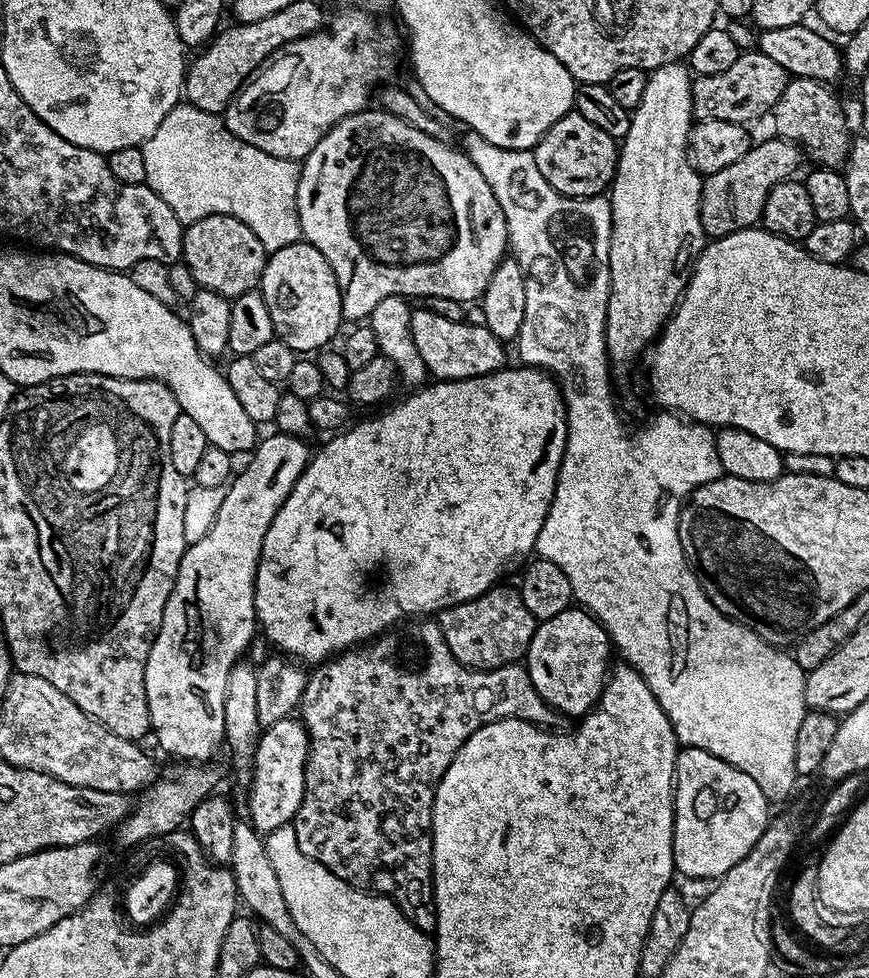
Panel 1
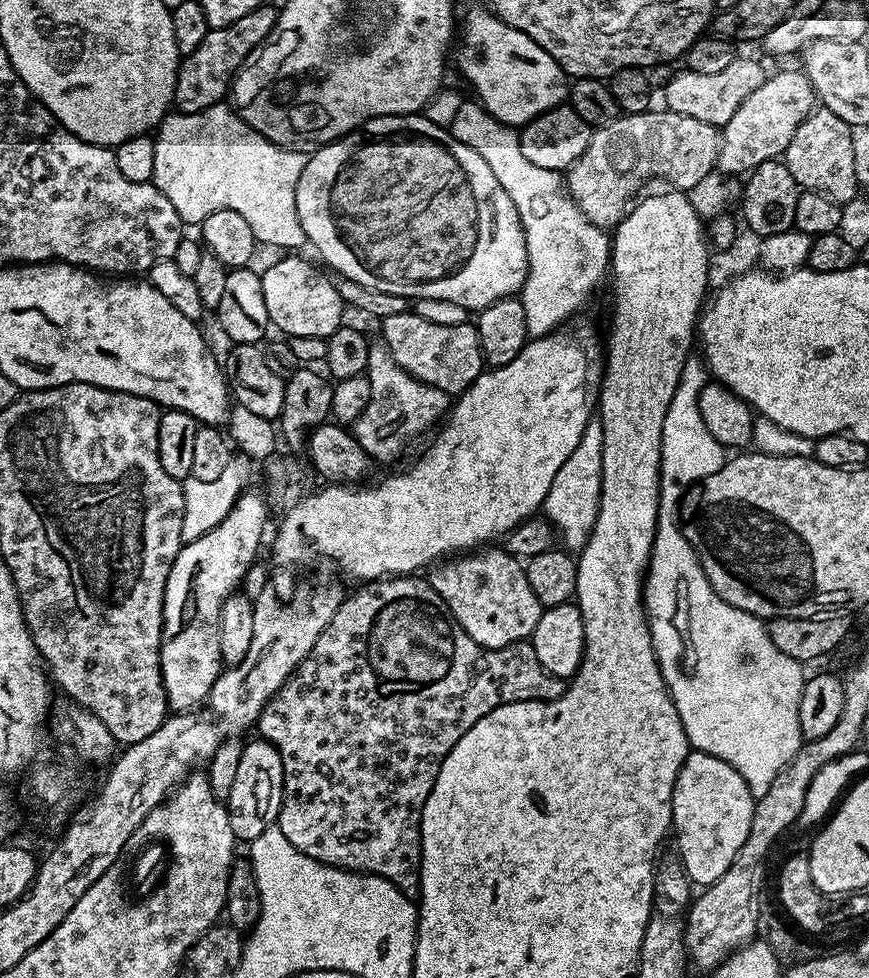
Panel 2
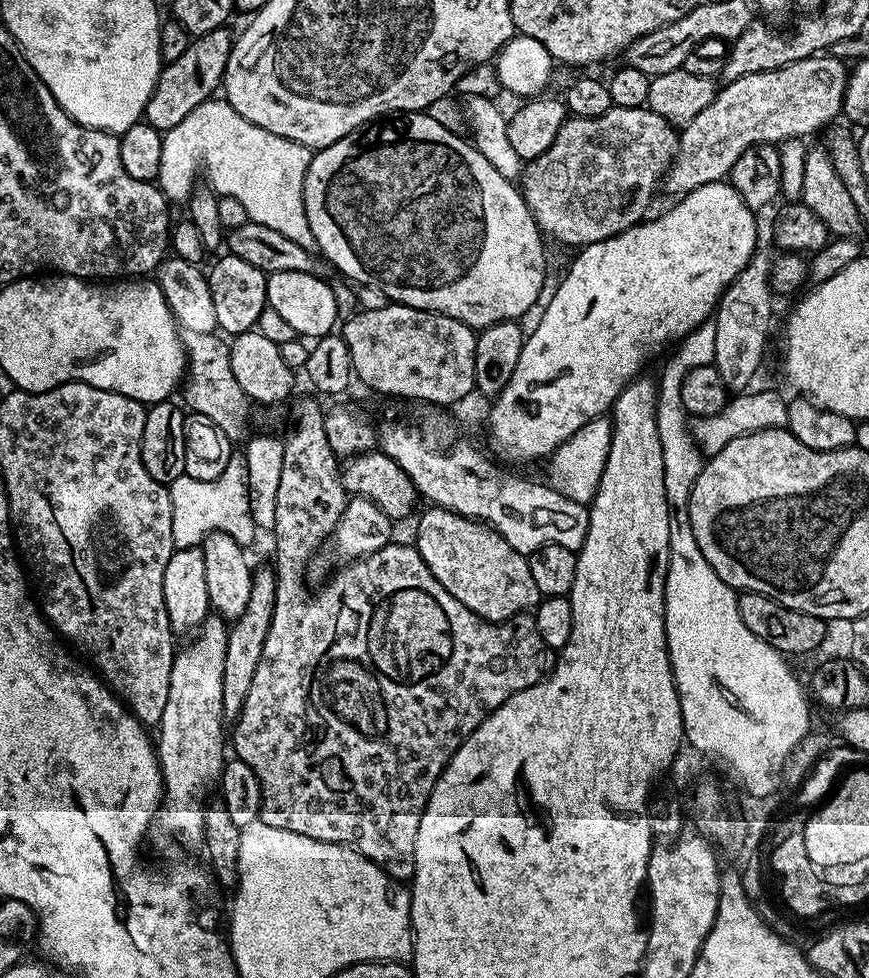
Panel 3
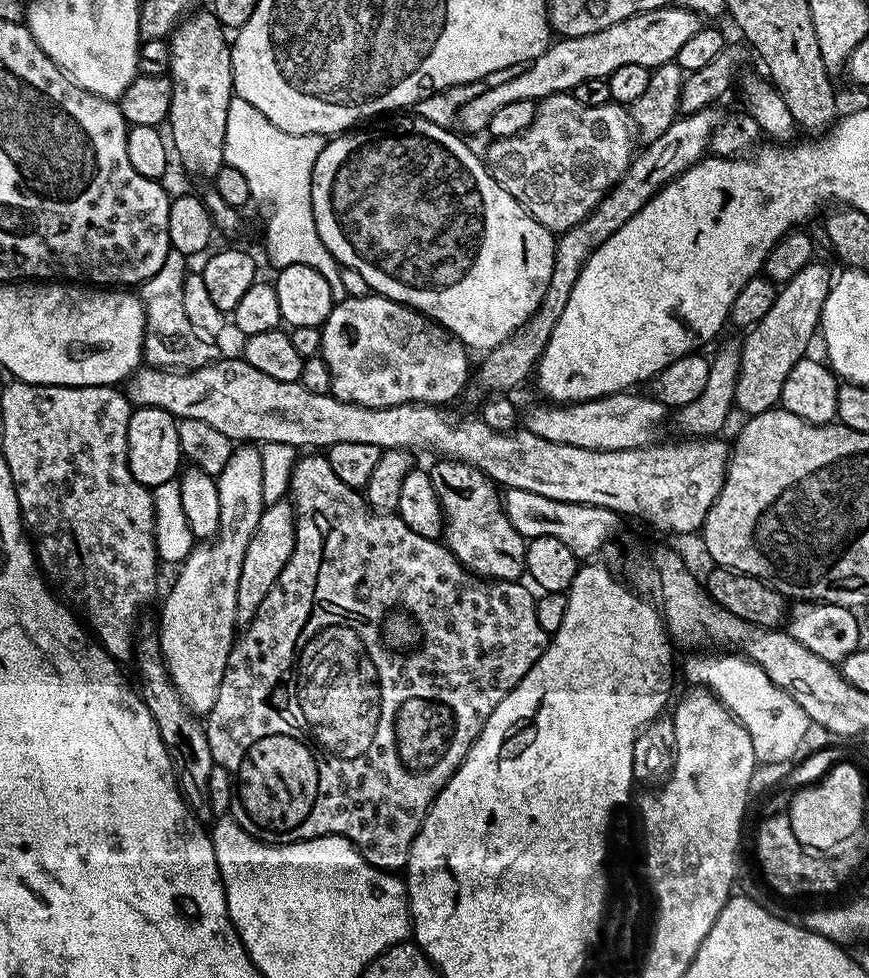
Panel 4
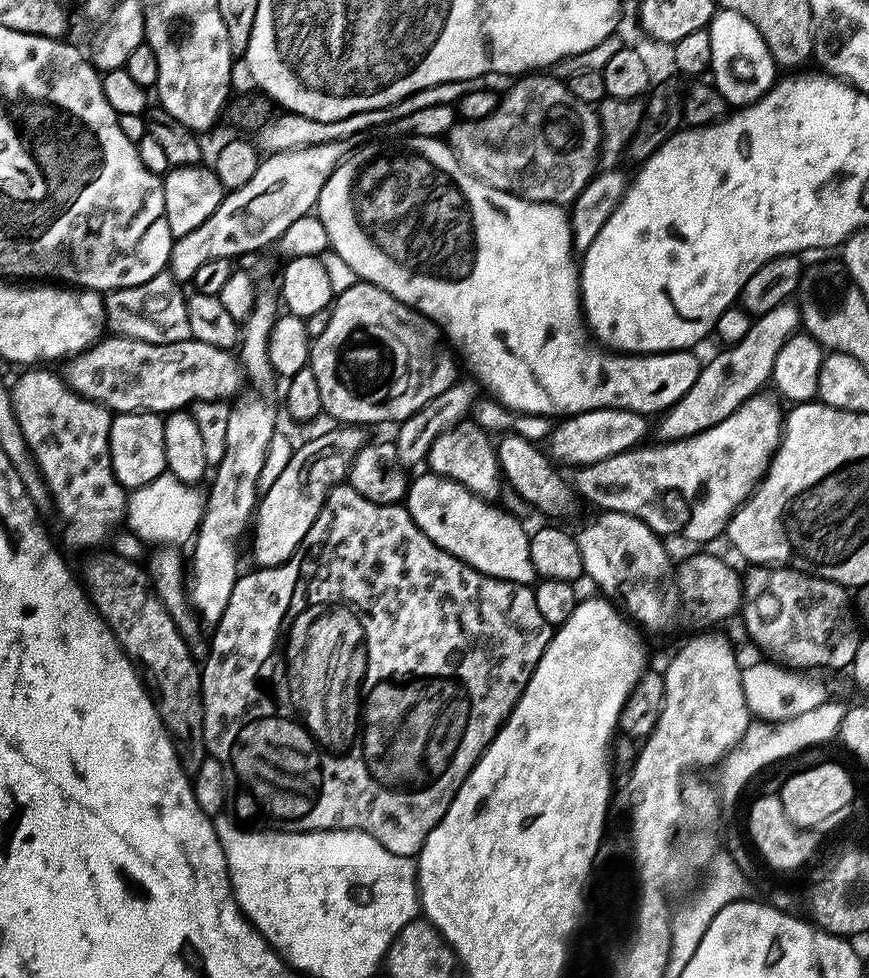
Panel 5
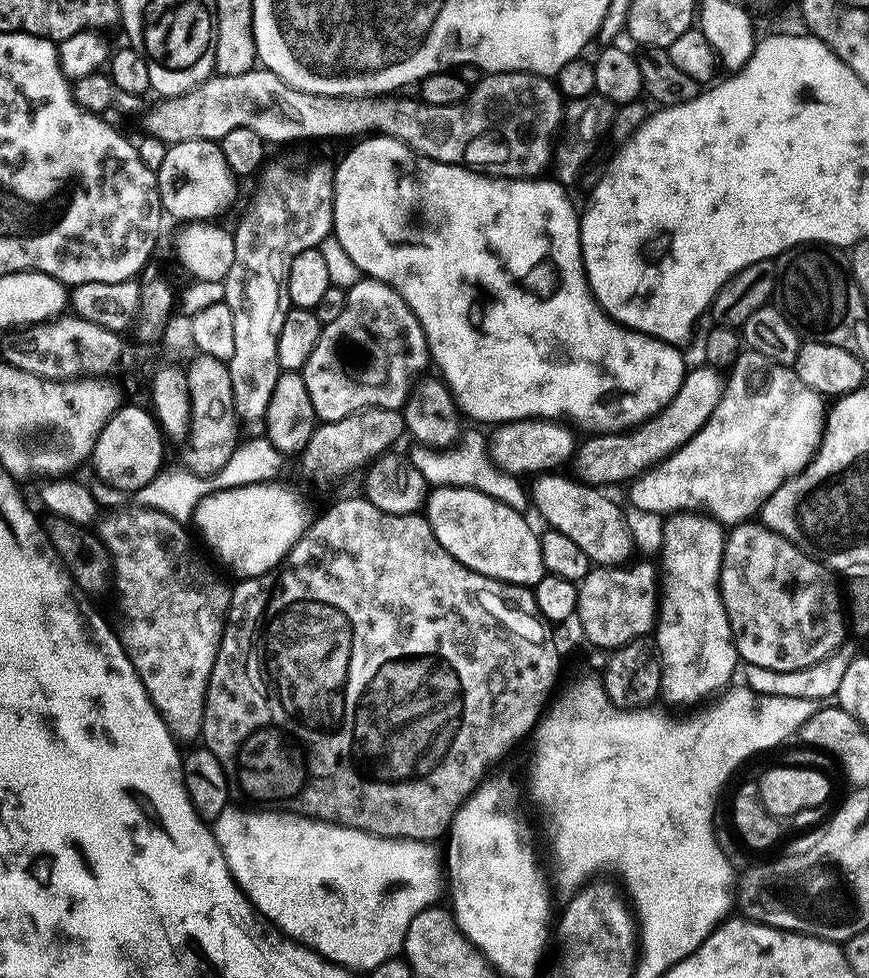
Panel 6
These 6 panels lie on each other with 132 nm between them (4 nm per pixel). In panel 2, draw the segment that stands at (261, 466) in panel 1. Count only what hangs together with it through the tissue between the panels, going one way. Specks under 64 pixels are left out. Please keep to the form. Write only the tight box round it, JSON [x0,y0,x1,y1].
[160,490,268,714]

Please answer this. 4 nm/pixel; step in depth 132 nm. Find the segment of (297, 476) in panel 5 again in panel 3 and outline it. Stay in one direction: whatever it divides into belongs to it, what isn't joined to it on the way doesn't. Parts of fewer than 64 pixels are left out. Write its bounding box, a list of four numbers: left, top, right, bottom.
[222,567,276,722]

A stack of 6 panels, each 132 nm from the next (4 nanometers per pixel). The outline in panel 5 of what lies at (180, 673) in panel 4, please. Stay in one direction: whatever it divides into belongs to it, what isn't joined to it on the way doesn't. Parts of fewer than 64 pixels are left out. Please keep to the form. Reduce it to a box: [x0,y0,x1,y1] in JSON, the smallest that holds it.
[186,397,278,626]

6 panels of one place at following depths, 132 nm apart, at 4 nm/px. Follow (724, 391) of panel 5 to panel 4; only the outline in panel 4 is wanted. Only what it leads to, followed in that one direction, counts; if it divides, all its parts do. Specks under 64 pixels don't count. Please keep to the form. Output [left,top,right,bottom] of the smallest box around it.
[735,260,833,417]

